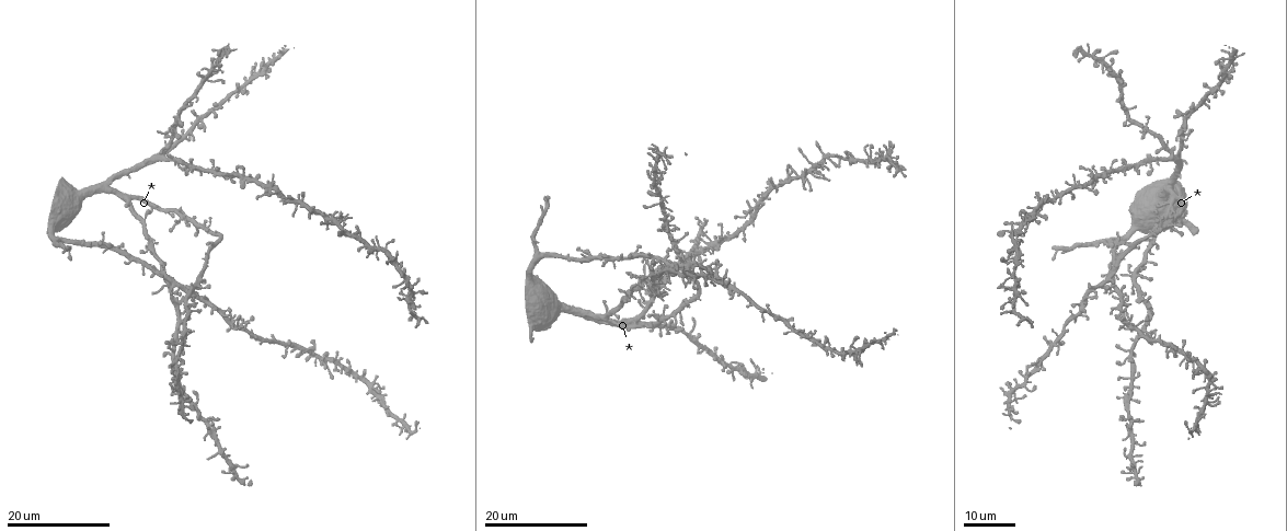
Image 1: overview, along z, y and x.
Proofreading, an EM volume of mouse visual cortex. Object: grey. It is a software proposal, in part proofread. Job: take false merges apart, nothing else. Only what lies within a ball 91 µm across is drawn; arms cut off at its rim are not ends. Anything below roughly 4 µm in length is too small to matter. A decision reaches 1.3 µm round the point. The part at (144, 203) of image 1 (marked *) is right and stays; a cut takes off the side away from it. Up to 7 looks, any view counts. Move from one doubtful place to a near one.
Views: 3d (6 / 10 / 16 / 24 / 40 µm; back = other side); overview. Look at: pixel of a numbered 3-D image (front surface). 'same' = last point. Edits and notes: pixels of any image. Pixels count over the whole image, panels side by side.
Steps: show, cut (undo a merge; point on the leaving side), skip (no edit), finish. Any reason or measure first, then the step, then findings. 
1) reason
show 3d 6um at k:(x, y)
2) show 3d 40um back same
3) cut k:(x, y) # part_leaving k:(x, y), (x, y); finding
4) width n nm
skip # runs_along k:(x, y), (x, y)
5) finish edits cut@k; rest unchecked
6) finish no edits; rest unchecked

show 3d 24um at 1:(1131, 382)

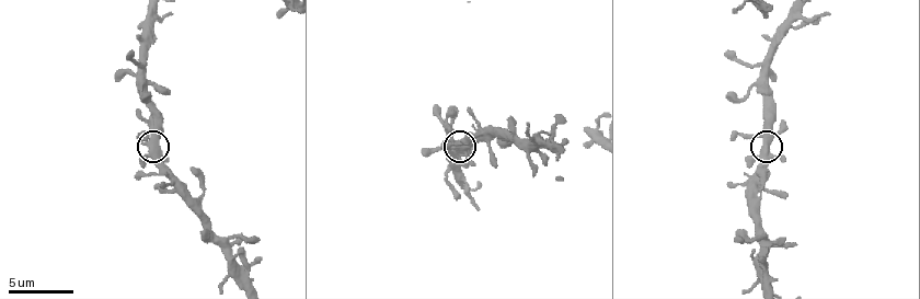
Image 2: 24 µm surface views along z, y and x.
show 3d 10um at 2:(148, 143)

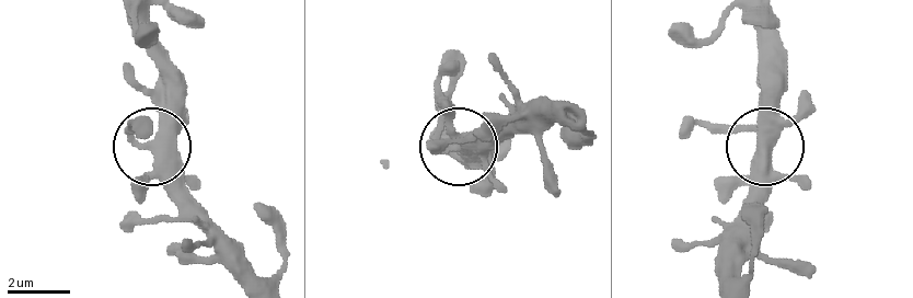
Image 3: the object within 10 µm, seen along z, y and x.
arms 4
skip # one cell here

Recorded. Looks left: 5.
four-way junction
show 3d 24um at 1:(182, 288)

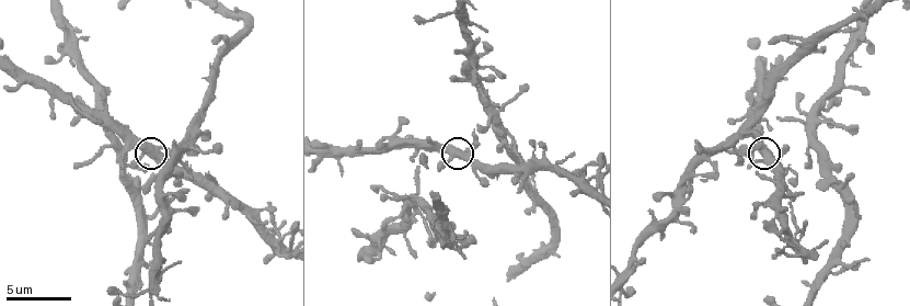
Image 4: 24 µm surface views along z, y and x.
show 3d 10um at 4:(458, 154)

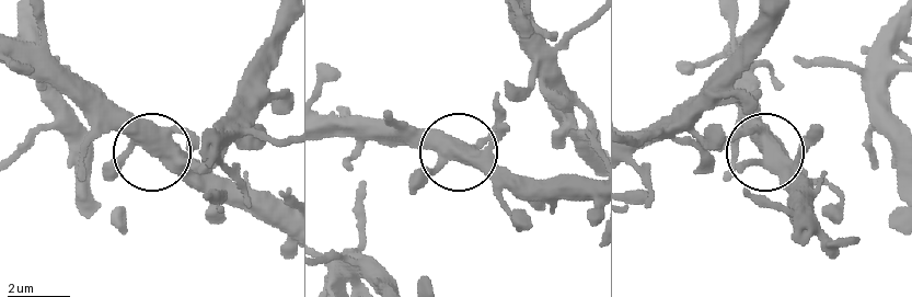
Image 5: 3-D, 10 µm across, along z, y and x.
width 410 nm
skip # continuous, no second cell

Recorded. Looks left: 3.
four or more arms meet
show 3d 16um at 1:(205, 78)

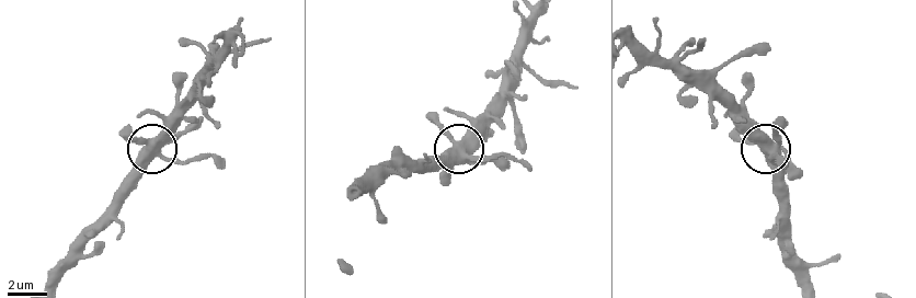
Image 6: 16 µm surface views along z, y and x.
show 3d 10um at 6:(157, 149)

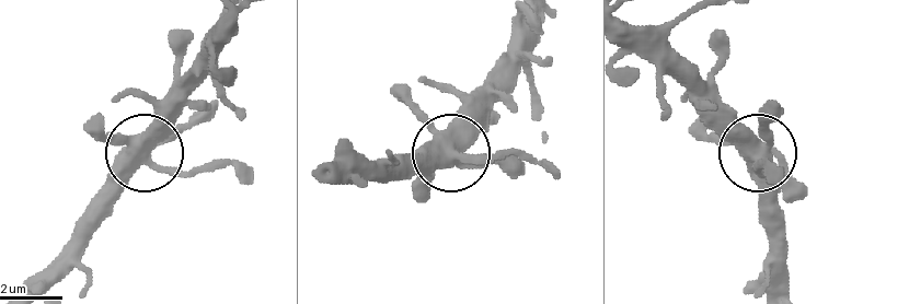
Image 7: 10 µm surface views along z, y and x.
width 480 nm
skip # one cell here

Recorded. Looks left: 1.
finish no edits; rest unchecked

